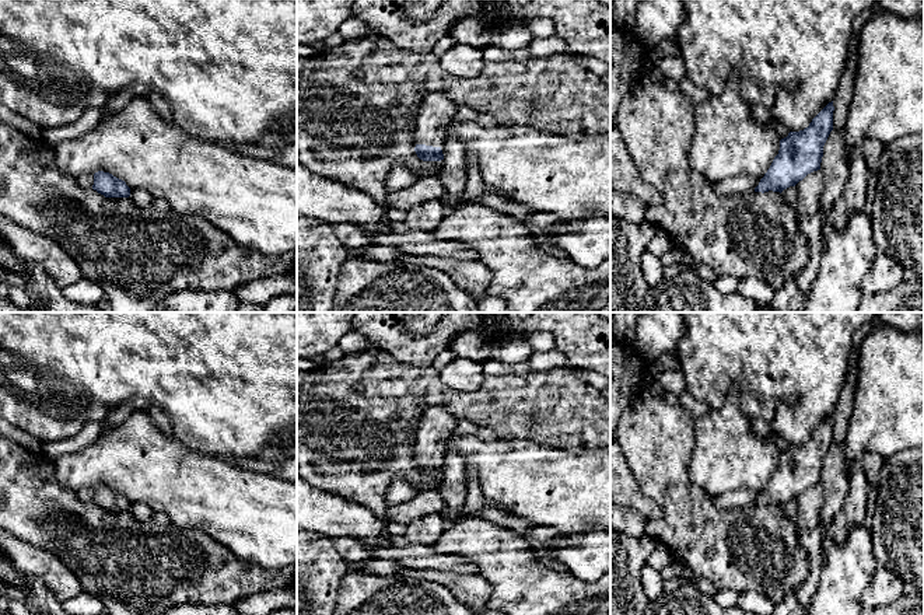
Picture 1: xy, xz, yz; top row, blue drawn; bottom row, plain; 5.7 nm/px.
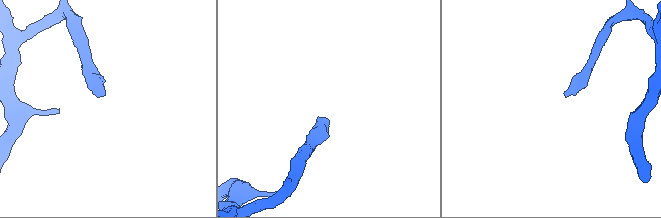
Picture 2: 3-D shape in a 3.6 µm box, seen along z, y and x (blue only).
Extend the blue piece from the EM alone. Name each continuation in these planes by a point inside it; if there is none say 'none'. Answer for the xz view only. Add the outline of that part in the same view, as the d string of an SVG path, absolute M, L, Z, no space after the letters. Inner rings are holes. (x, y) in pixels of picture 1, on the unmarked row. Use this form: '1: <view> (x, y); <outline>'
1: xz (437, 425); M430 406L421 416L413 451L416 458L441 461L447 452L447 441L458 420L442 406Z

